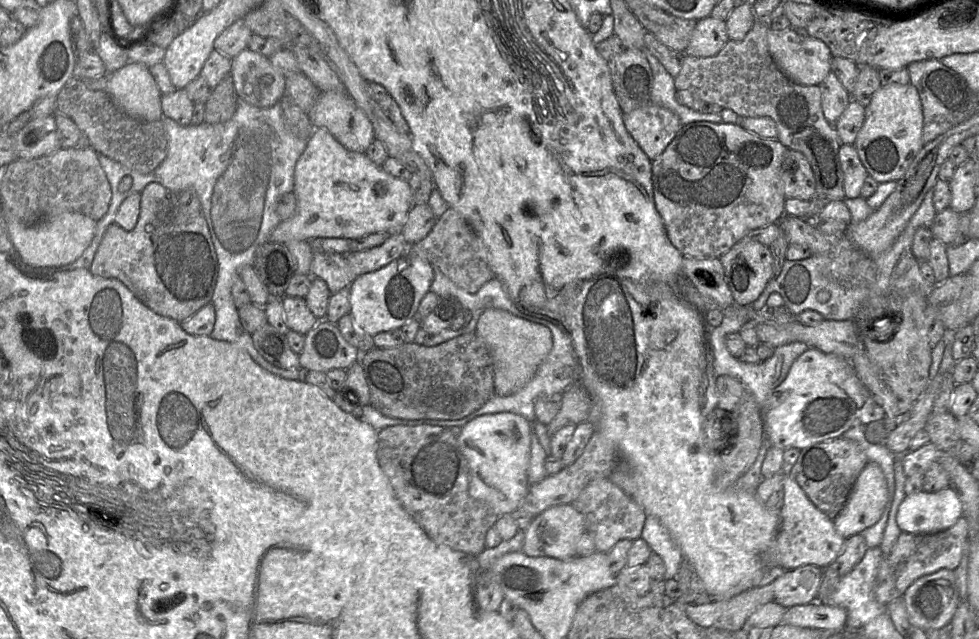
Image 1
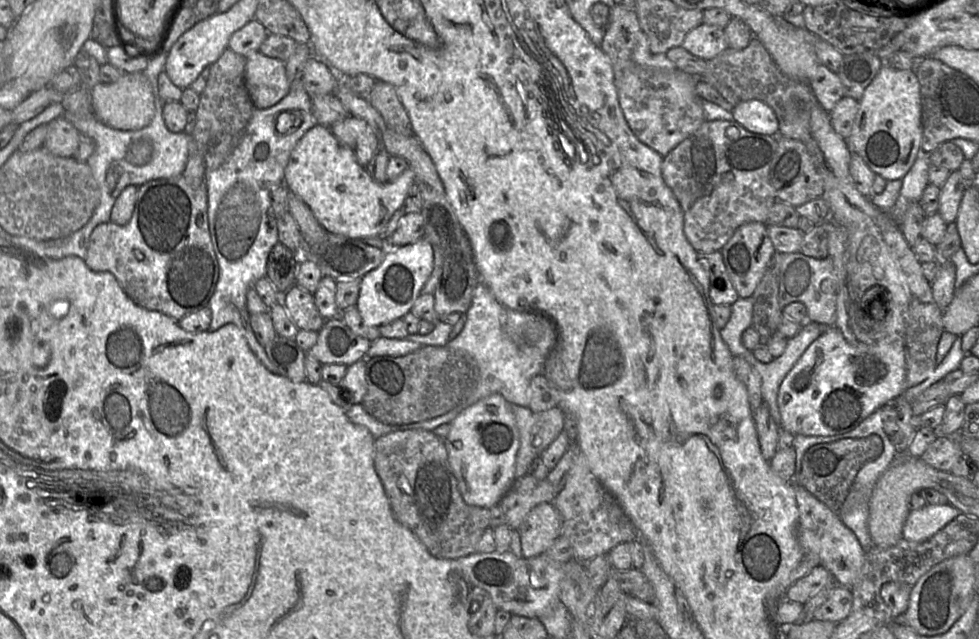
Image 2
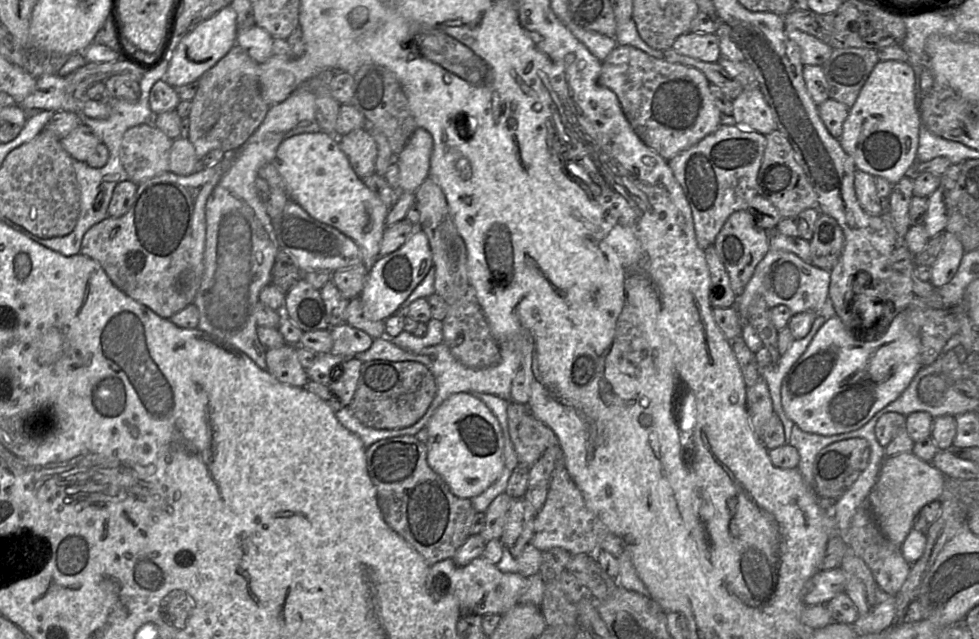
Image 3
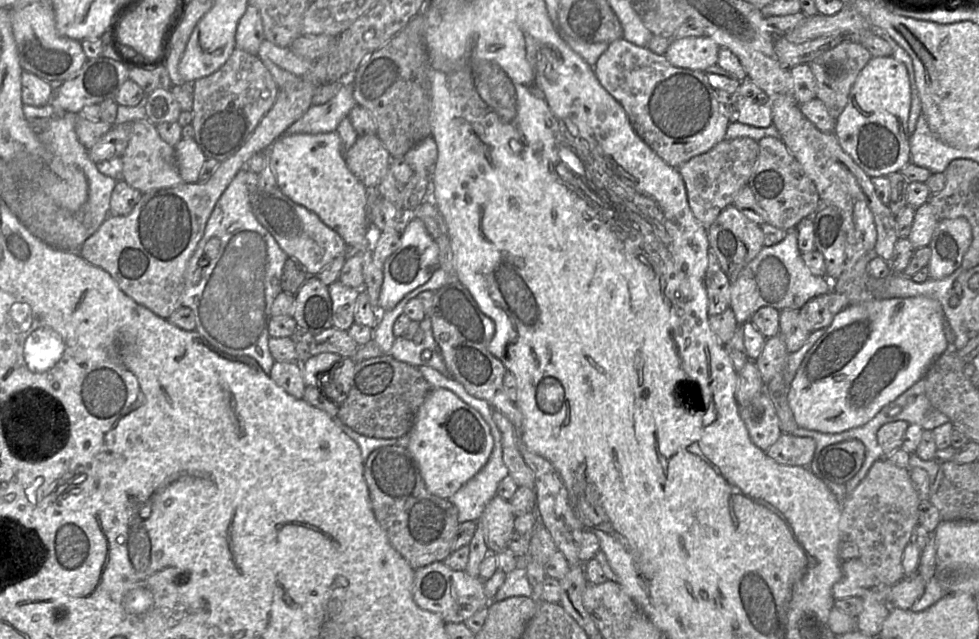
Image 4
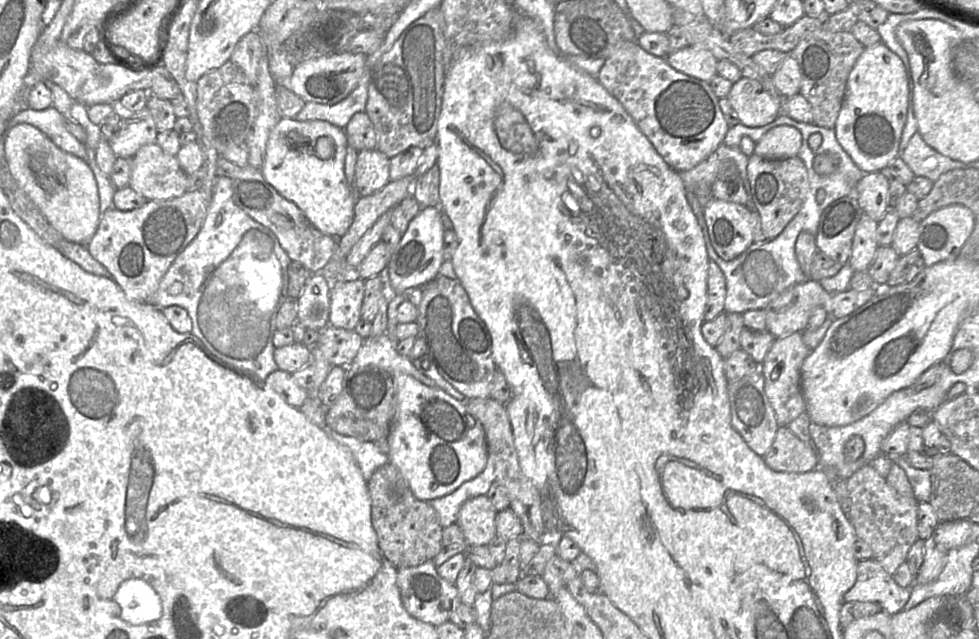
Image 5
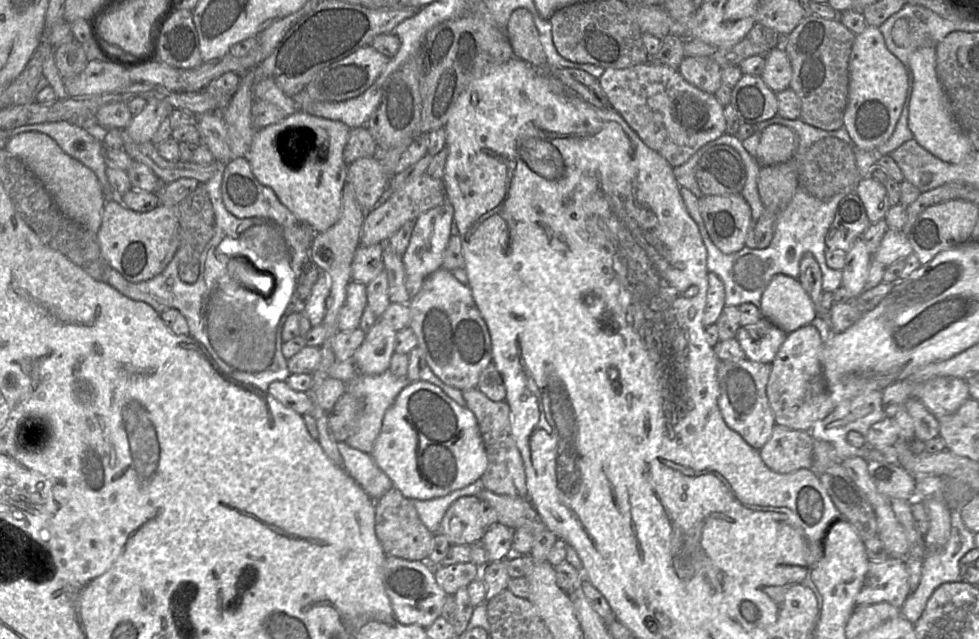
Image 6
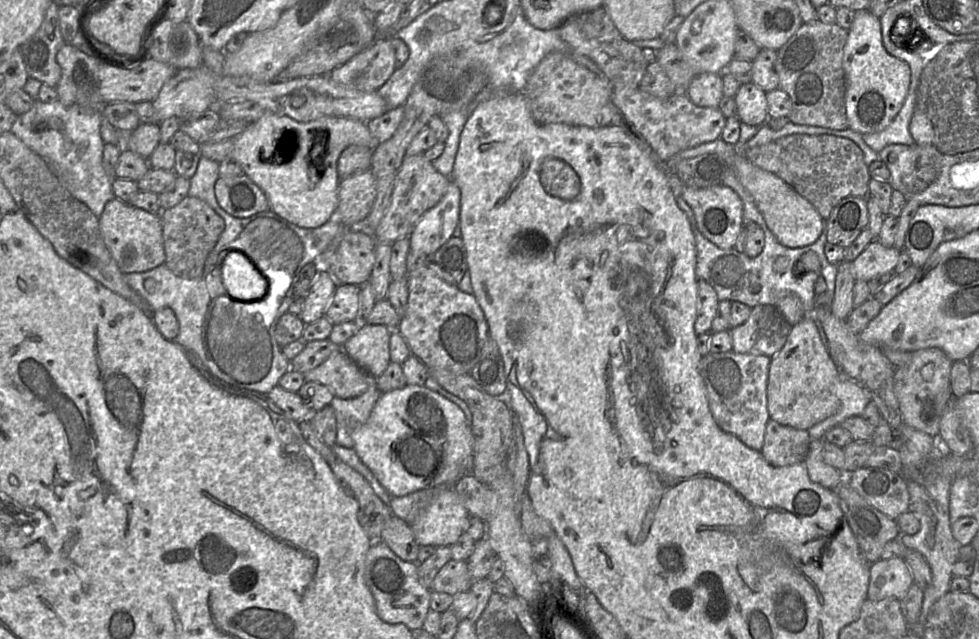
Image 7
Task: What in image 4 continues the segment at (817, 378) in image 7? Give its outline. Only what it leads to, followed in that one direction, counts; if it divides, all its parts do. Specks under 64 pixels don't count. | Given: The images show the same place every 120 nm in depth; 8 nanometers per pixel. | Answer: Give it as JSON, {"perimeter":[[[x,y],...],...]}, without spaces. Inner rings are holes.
{"perimeter":[[[778,334],[766,339],[764,348],[754,361],[762,380],[767,385],[778,373],[784,371],[789,352],[783,338]]]}

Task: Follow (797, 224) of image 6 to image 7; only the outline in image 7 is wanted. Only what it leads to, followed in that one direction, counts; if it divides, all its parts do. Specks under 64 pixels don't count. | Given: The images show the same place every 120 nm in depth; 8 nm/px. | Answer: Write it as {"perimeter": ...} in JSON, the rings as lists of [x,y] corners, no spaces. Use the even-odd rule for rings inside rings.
{"perimeter":[[[825,223],[820,237],[814,243],[798,248],[790,248],[780,244],[766,224],[765,227],[767,230],[763,230],[765,234],[764,248],[758,256],[753,258],[738,252],[734,248],[721,249],[708,240],[698,228],[692,229],[697,249],[696,276],[698,280],[706,281],[714,288],[719,302],[724,300],[737,301],[746,304],[750,308],[758,305],[775,306],[780,299],[788,295],[795,295],[800,299],[807,316],[813,317],[814,297],[816,295],[814,292],[815,282],[819,277],[824,279],[827,285],[829,302],[833,301],[838,273],[837,265],[830,263],[824,254],[827,243]],[[808,252],[817,254],[820,261],[819,272],[804,271],[800,259]],[[781,256],[788,258],[788,266],[783,273],[777,273],[774,271],[773,265],[777,258]]]}

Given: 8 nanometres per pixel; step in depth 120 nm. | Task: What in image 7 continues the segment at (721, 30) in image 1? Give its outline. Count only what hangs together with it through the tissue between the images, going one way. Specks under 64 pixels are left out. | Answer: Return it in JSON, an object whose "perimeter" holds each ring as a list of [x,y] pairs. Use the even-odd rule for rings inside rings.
{"perimeter":[[[702,72],[696,74],[687,90],[689,99],[700,107],[719,107],[722,91],[722,74]]]}

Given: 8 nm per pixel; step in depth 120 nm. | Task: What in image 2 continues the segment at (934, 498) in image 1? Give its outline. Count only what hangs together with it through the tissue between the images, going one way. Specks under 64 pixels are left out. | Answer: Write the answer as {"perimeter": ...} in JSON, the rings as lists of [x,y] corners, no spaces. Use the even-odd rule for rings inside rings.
{"perimeter":[[[950,503],[926,504],[921,509],[913,509],[905,521],[903,538],[913,542],[923,542],[935,535],[960,513],[960,510]]]}

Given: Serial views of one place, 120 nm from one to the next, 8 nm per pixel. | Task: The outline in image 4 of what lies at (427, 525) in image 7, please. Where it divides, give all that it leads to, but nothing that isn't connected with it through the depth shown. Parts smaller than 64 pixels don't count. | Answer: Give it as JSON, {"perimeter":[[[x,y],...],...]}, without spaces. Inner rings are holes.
{"perimeter":[[[495,496],[488,502],[477,523],[482,525],[489,551],[498,553],[507,550],[515,518],[509,501]]]}

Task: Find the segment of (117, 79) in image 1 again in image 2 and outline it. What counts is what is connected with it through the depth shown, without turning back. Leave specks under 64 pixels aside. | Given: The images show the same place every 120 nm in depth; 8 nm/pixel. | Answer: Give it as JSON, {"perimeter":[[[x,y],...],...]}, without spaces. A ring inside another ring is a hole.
{"perimeter":[[[143,72],[124,73],[114,83],[99,83],[90,93],[95,117],[114,129],[137,131],[147,126],[154,117],[154,94]]]}

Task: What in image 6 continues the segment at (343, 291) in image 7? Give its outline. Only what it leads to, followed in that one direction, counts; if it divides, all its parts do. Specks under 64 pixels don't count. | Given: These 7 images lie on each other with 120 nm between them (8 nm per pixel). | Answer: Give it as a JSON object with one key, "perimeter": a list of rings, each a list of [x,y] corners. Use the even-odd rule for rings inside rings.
{"perimeter":[[[352,279],[347,284],[345,301],[338,312],[338,328],[341,330],[358,328],[361,315],[366,306],[366,285]]]}

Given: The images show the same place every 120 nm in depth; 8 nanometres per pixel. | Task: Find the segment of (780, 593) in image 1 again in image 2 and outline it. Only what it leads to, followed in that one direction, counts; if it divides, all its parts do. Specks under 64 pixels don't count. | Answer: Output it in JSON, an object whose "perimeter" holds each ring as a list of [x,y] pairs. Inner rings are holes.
{"perimeter":[[[817,566],[788,588],[786,599],[805,604],[824,587],[830,585],[833,579],[833,575],[825,567]]]}

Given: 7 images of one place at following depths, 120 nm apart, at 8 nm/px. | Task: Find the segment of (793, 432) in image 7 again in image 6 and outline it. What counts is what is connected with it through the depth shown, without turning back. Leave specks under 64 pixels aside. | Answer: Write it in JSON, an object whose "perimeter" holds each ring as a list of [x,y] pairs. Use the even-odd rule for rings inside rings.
{"perimeter":[[[775,424],[770,439],[759,450],[759,455],[764,464],[777,473],[811,469],[813,437],[808,431]]]}

